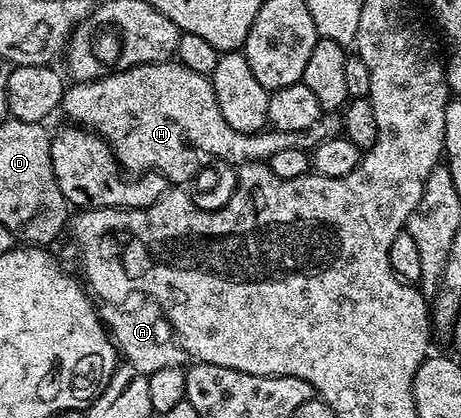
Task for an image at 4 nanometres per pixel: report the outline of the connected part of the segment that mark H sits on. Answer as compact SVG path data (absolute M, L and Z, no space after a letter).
M173 60L158 64L138 64L98 80L73 82L70 85L61 94L60 109L63 109L71 124L97 133L110 146L119 166L128 173L130 171L131 176L139 177L155 172L174 185L189 184L204 166L214 161L243 165L270 161L270 158L294 148L312 151L318 144L337 136L341 130L339 116L324 113L305 130L290 132L268 129L256 134L235 131L224 121L209 76L194 72Z

